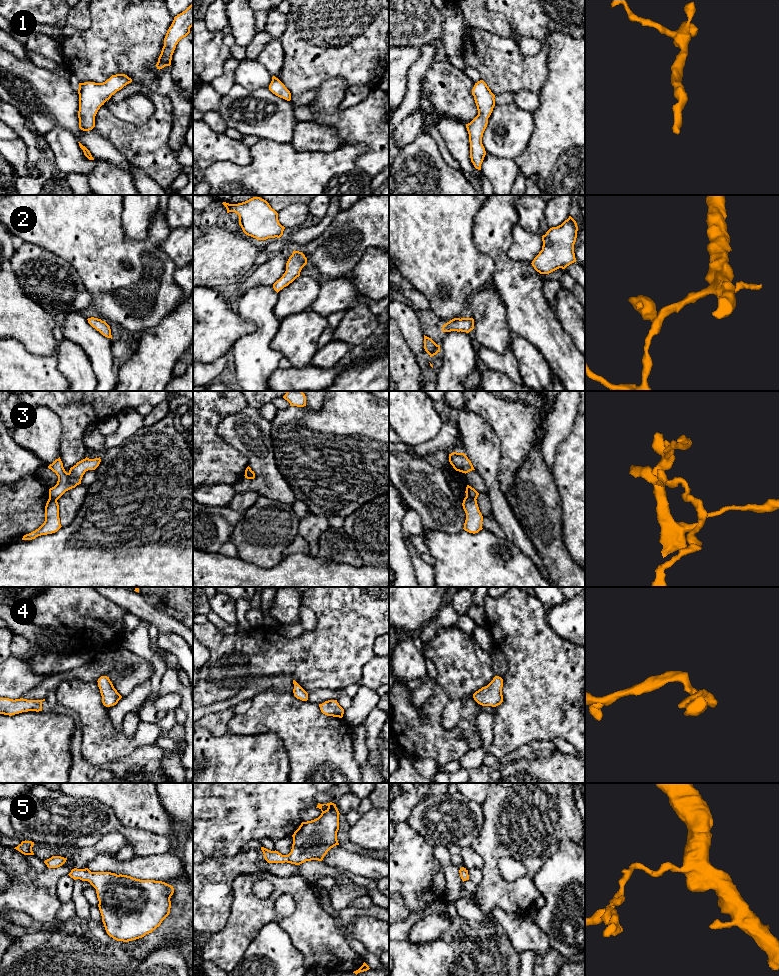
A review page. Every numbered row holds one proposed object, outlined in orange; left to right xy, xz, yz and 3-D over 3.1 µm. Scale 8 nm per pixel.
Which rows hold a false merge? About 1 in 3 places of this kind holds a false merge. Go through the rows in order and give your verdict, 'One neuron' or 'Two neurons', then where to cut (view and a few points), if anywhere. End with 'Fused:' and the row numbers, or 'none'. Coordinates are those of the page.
1: One neuron. No split
2: One neuron. No split
3: Two neurons. Split along yz (466, 495), (475, 499)
4: One neuron. No split
5: One neuron. No split
Fused: 3

